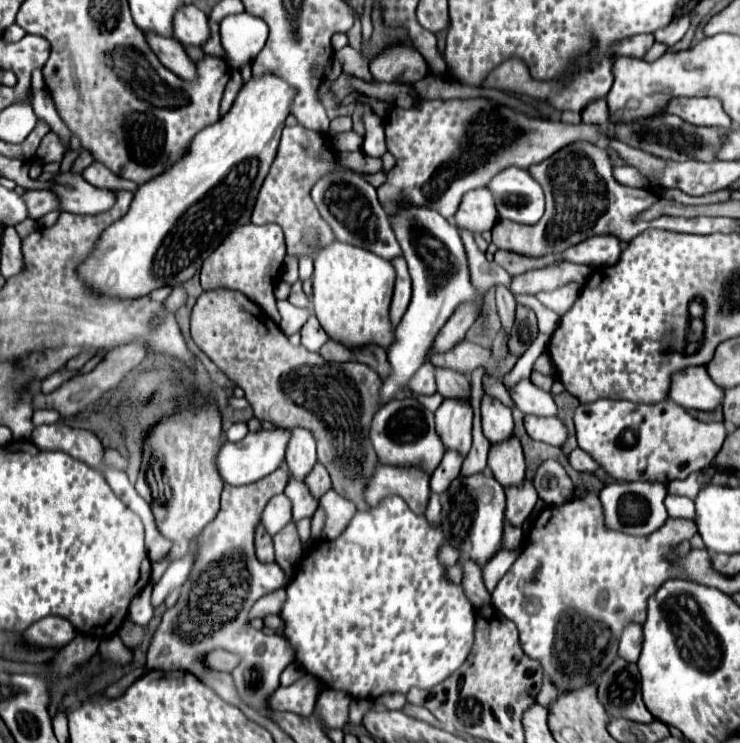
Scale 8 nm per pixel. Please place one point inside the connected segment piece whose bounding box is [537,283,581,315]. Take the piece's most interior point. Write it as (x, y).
(559, 300)

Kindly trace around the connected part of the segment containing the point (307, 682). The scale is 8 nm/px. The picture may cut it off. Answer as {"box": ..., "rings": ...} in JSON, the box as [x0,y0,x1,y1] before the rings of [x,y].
{"box":[271,675,319,715],"rings":[[[303,675],[289,687],[279,687],[273,695],[271,707],[277,711],[293,711],[297,715],[311,715],[319,697],[319,681],[313,675]]]}

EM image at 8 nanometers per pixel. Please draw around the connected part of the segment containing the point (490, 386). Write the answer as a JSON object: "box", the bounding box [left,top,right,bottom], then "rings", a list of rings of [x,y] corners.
{"box":[482,374,515,409],"rings":[[[485,374],[483,376],[482,384],[486,394],[495,399],[499,399],[499,401],[505,403],[509,409],[515,409],[515,403],[513,403],[509,391],[505,389],[505,385],[502,382],[491,379],[490,377],[487,377],[487,374]]]}

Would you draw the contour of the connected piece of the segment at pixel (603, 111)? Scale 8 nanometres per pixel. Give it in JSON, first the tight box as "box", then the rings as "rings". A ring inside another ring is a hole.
{"box":[581,99,609,125],"rings":[[[597,99],[593,103],[589,103],[583,111],[581,111],[583,123],[589,125],[605,125],[607,117],[609,117],[609,109],[607,109],[607,101],[605,99]]]}

